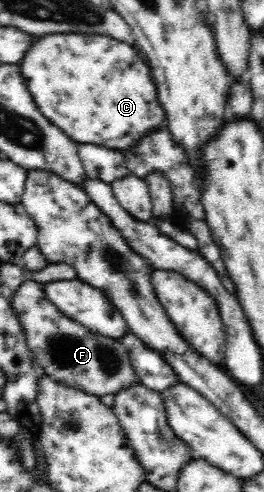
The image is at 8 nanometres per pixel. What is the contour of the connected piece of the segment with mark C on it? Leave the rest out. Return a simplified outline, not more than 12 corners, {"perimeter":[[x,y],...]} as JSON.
{"perimeter":[[48,34],[17,63],[74,142],[164,128],[134,44]]}

